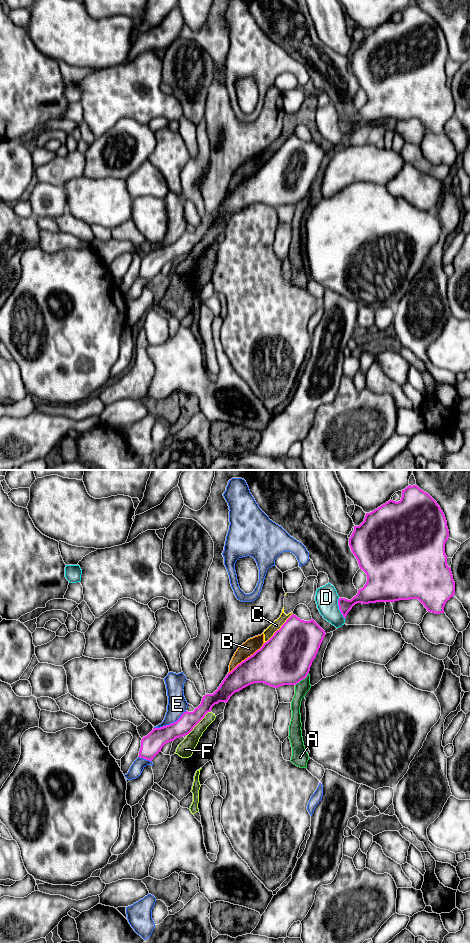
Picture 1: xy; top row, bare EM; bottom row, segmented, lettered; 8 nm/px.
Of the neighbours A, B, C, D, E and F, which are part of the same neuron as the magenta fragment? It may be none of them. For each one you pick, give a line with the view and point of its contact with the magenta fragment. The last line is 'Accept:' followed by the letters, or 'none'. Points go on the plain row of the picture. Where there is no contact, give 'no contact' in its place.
Accept: none

